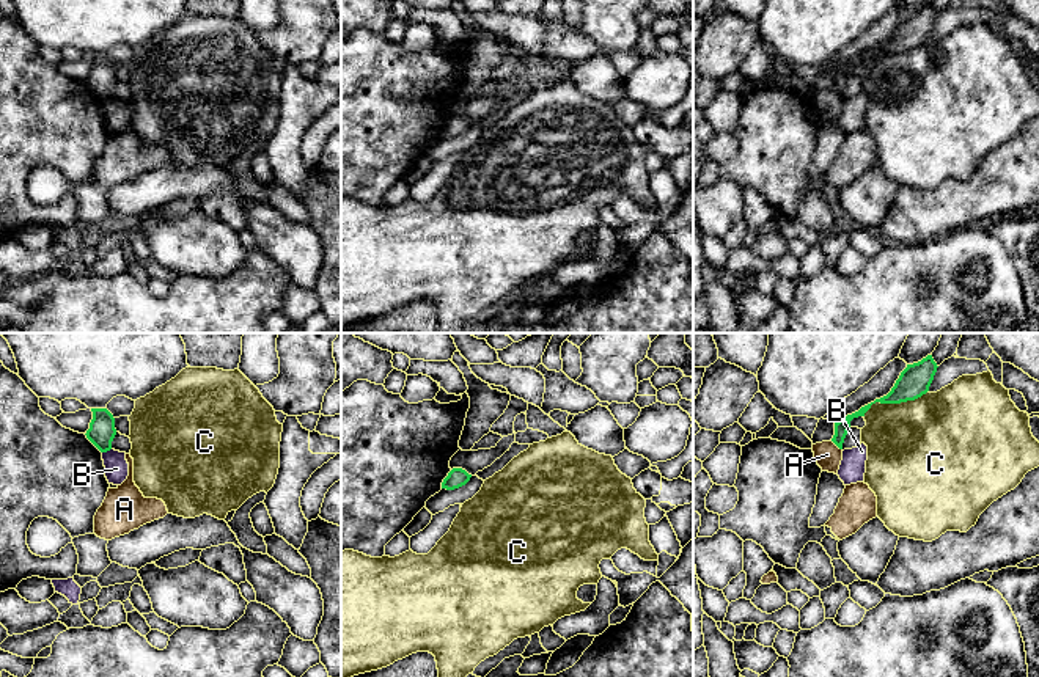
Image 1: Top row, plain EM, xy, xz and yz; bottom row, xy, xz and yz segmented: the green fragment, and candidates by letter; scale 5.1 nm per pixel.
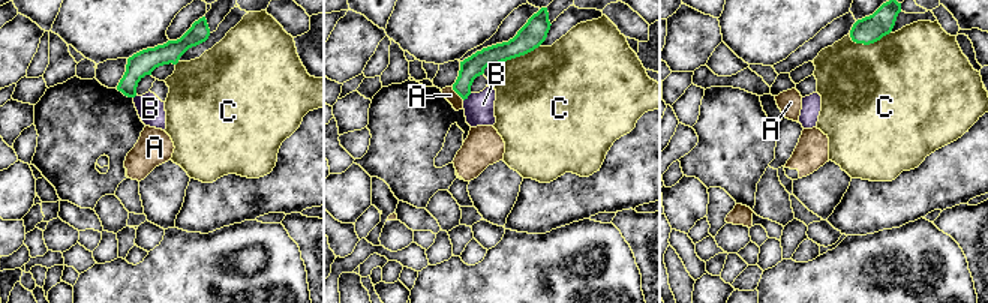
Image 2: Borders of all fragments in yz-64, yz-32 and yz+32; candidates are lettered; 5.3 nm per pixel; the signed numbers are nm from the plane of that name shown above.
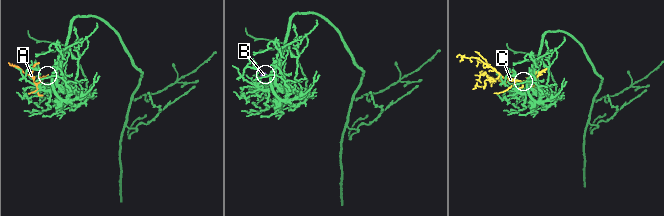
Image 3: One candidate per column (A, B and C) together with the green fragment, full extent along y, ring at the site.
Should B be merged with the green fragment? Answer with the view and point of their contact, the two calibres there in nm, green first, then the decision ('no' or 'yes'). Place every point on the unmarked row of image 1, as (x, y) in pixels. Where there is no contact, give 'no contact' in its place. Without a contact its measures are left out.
contact xy (106, 99); calibres 140 and 130 nm; no

